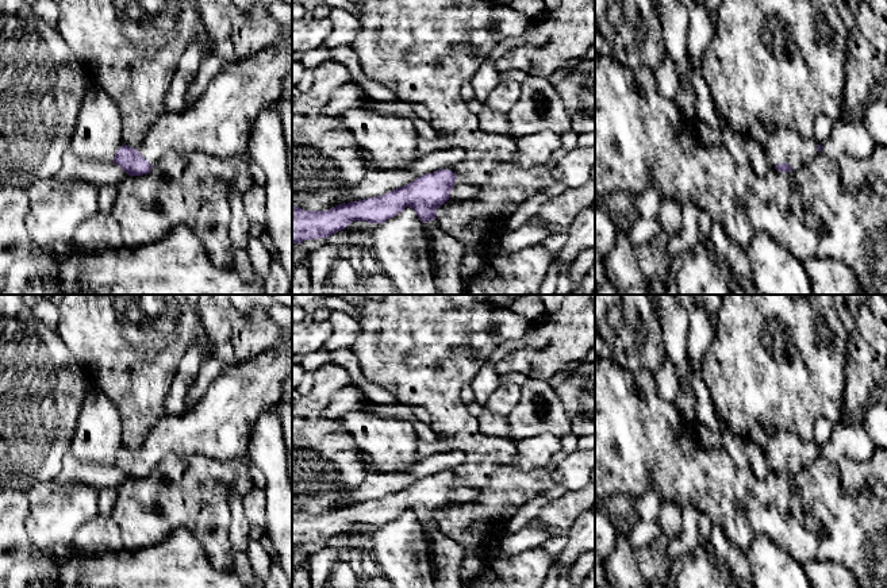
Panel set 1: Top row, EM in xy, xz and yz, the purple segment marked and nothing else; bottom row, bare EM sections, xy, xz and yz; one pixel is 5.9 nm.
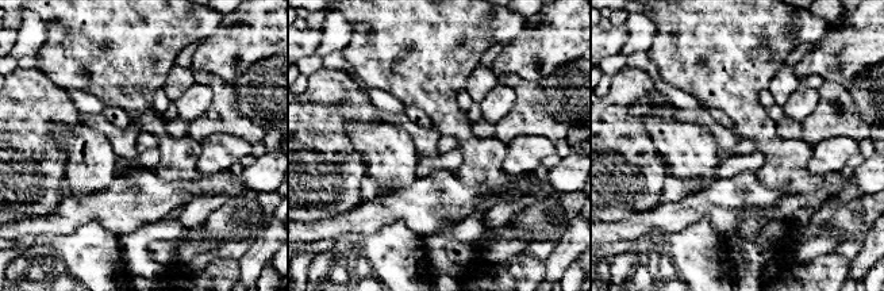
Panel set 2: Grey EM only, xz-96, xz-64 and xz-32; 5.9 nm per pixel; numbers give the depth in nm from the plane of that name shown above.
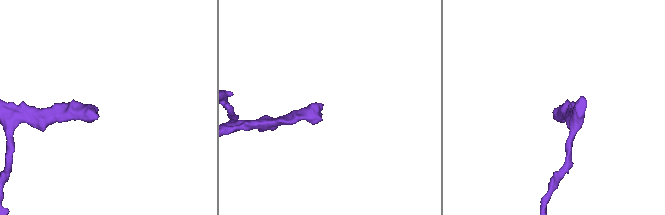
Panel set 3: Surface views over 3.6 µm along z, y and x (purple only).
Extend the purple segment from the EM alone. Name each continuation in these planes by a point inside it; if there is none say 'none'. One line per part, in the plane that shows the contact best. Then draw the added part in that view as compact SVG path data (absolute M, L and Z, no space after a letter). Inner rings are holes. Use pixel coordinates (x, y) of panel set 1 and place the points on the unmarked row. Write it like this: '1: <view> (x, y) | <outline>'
1: yz (784, 448) | M782 431L769 439L764 447L764 454L769 469L775 470L777 466L786 465L791 469L791 474L798 474L819 457L818 447L814 441L806 442L788 431Z

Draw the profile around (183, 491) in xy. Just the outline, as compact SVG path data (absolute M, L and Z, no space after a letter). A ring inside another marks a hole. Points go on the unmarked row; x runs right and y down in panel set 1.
M166 456L147 477L128 479L118 488L111 516L119 526L123 550L137 552L162 542L184 527L218 569L233 568L230 492L245 496L253 485L245 460L219 461L201 456Z

